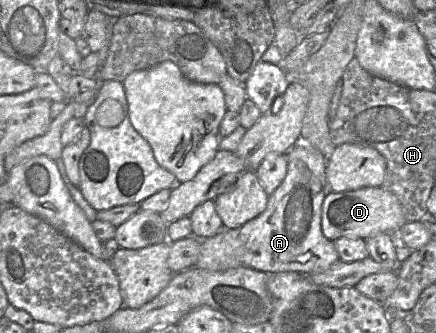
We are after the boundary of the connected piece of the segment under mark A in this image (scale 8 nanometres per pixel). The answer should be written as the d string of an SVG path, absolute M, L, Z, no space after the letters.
M302 141L287 152L284 180L269 195L264 211L238 229L245 246L244 267L265 273L296 271L313 275L340 260L334 241L326 238L321 229L322 205L328 194L327 163L328 159L318 149Z

